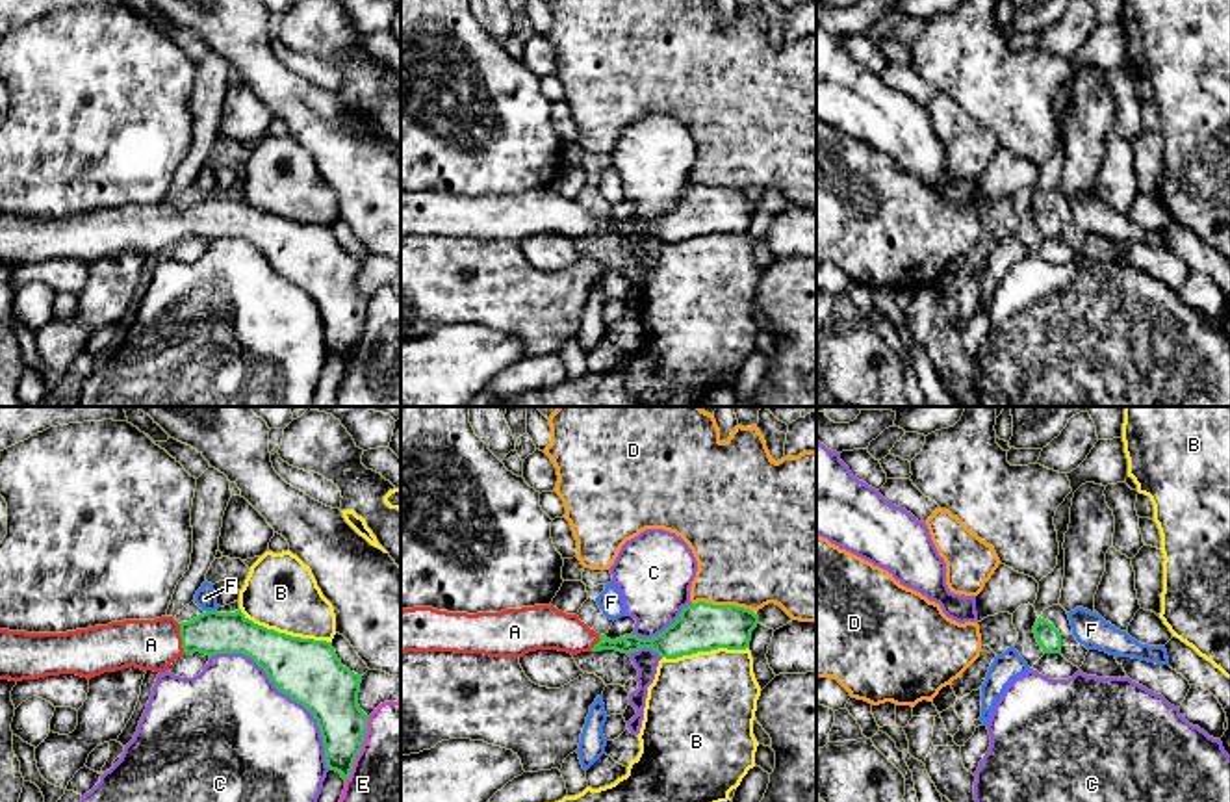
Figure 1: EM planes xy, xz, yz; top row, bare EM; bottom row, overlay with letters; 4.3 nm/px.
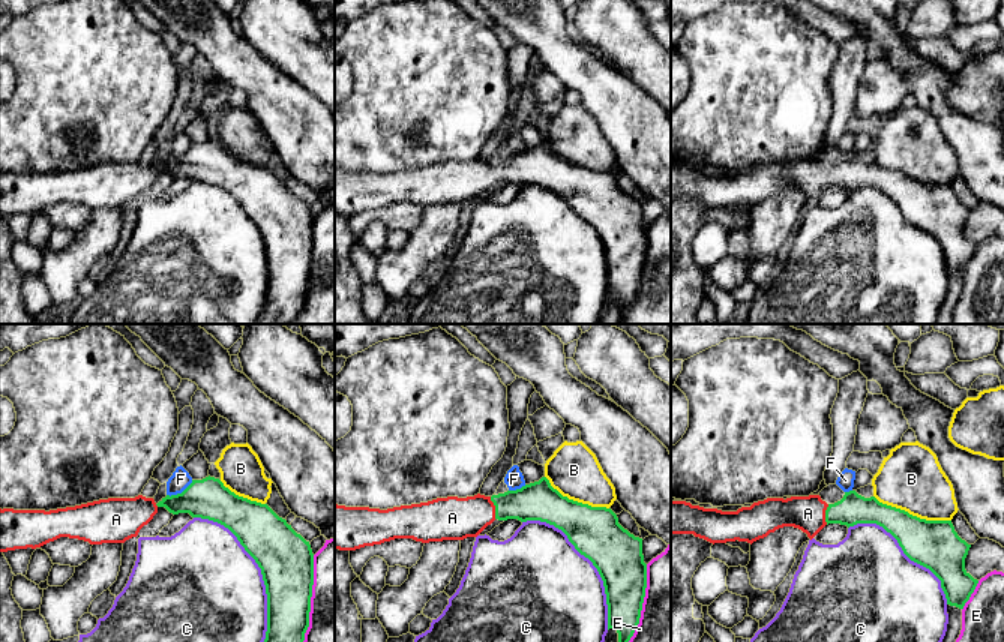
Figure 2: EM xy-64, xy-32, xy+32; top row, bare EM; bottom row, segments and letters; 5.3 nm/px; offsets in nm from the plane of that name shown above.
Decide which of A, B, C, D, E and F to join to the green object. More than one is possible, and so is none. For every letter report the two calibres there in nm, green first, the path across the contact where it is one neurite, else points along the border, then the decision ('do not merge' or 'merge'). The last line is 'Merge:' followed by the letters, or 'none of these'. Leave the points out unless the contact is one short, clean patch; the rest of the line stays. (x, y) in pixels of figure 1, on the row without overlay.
A: 180/220 nm | across xy (212, 216), (182, 223), (164, 223), (151, 229) | merge
B: 280/320 nm | do not merge
C: 280/480 nm | do not merge
D: 220/440 nm | do not merge
E: 220/460 nm | do not merge
F: 180/90 nm | along xy (206, 194), (214, 195) | do not merge
Merge: A

